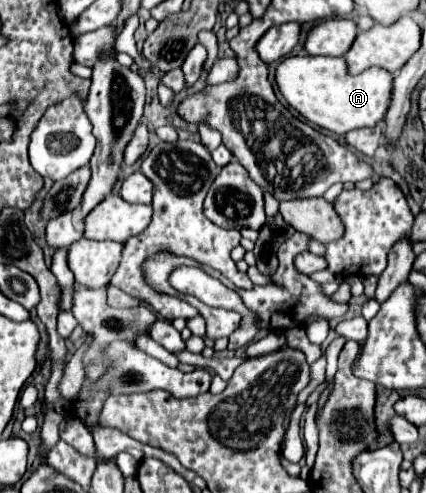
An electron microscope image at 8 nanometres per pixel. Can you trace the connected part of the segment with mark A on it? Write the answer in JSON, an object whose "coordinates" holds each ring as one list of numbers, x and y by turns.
{"coordinates":[[303,55,283,59,275,71,275,81,285,101,307,121,337,135,345,135,359,127,373,127,383,119,391,97,393,75,379,67,371,67,353,77,347,75,347,65,341,57]]}

